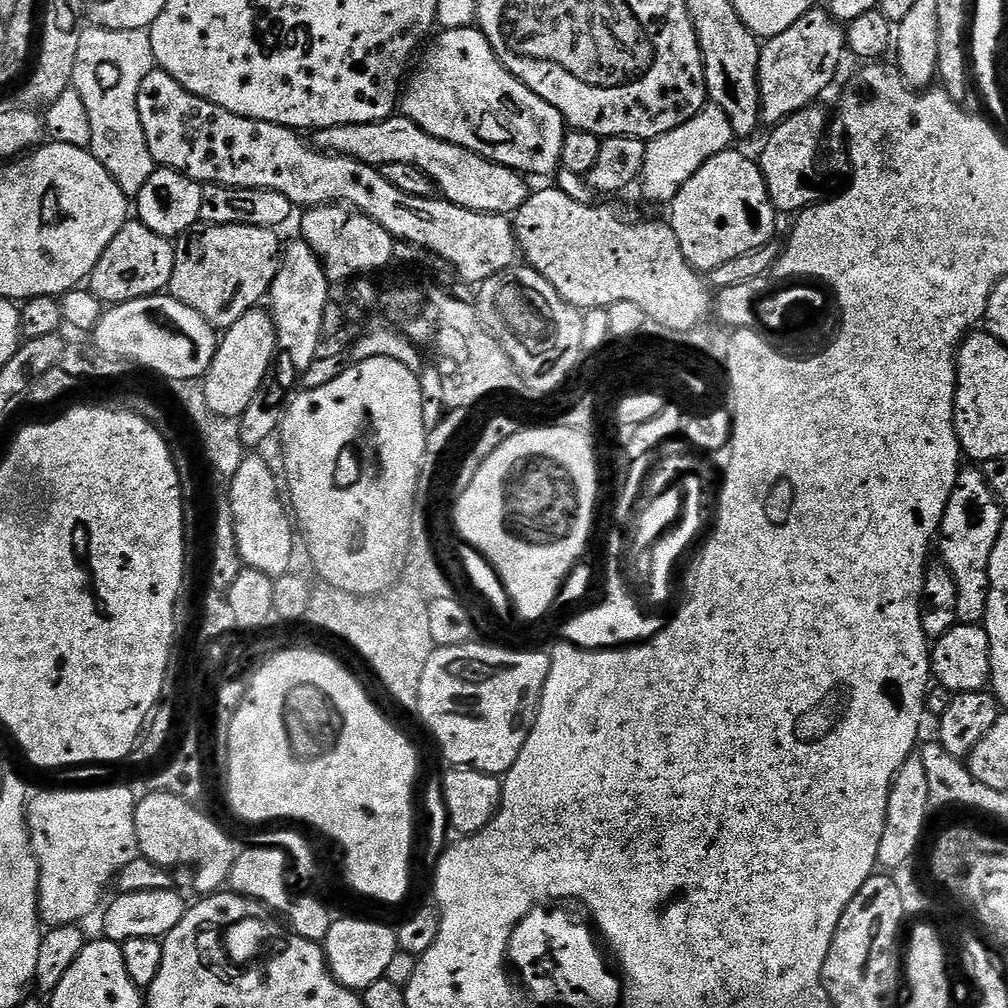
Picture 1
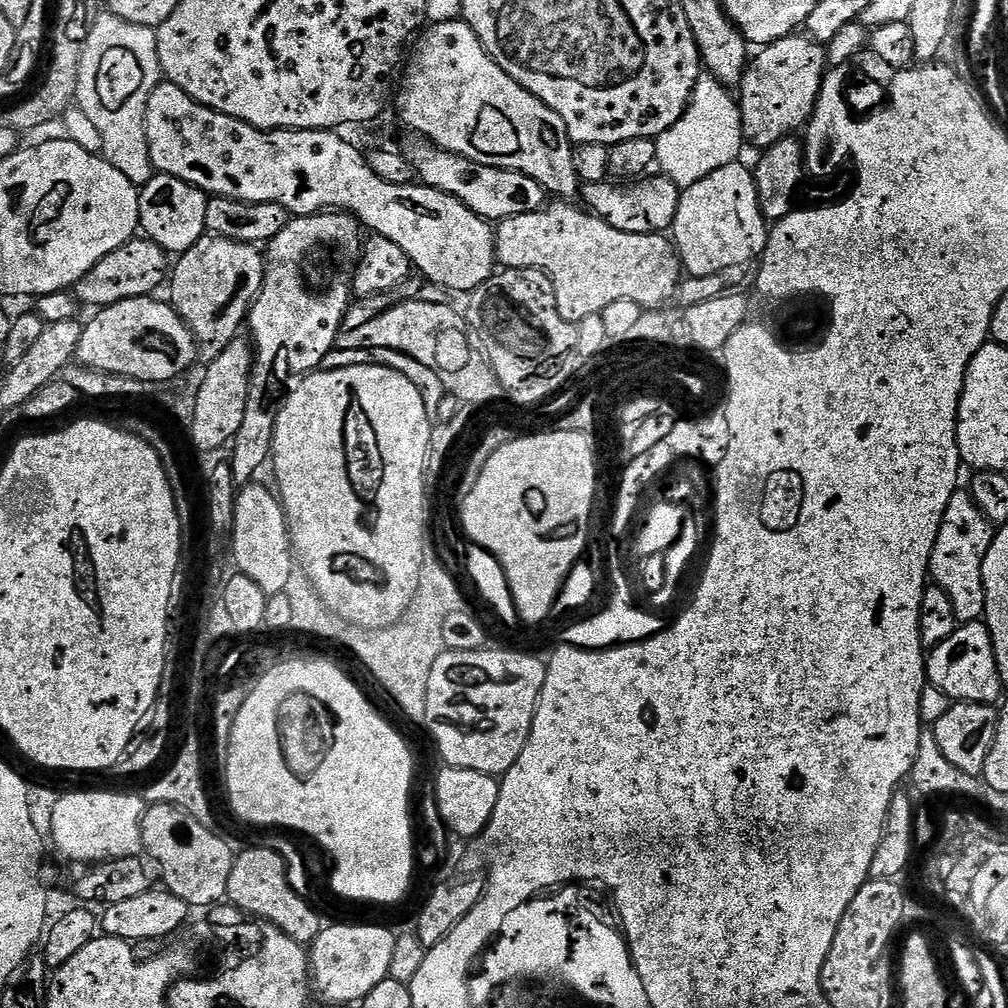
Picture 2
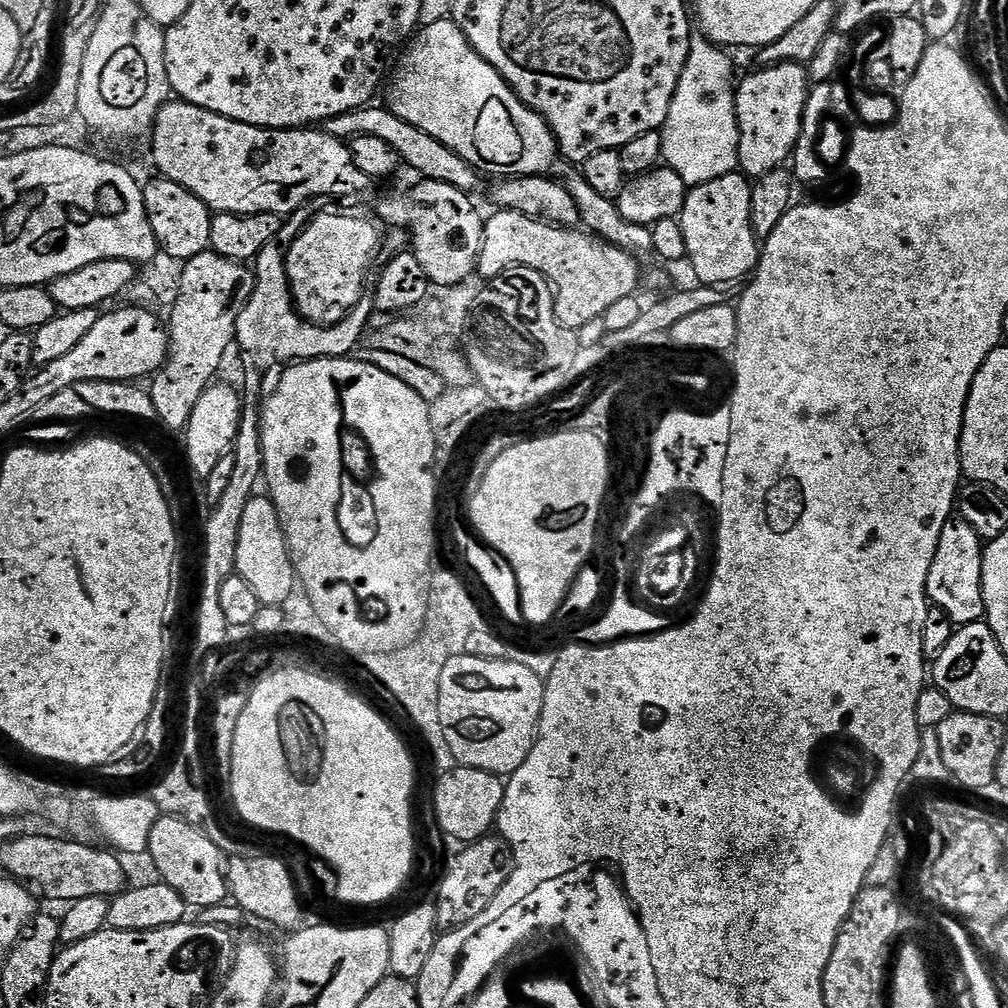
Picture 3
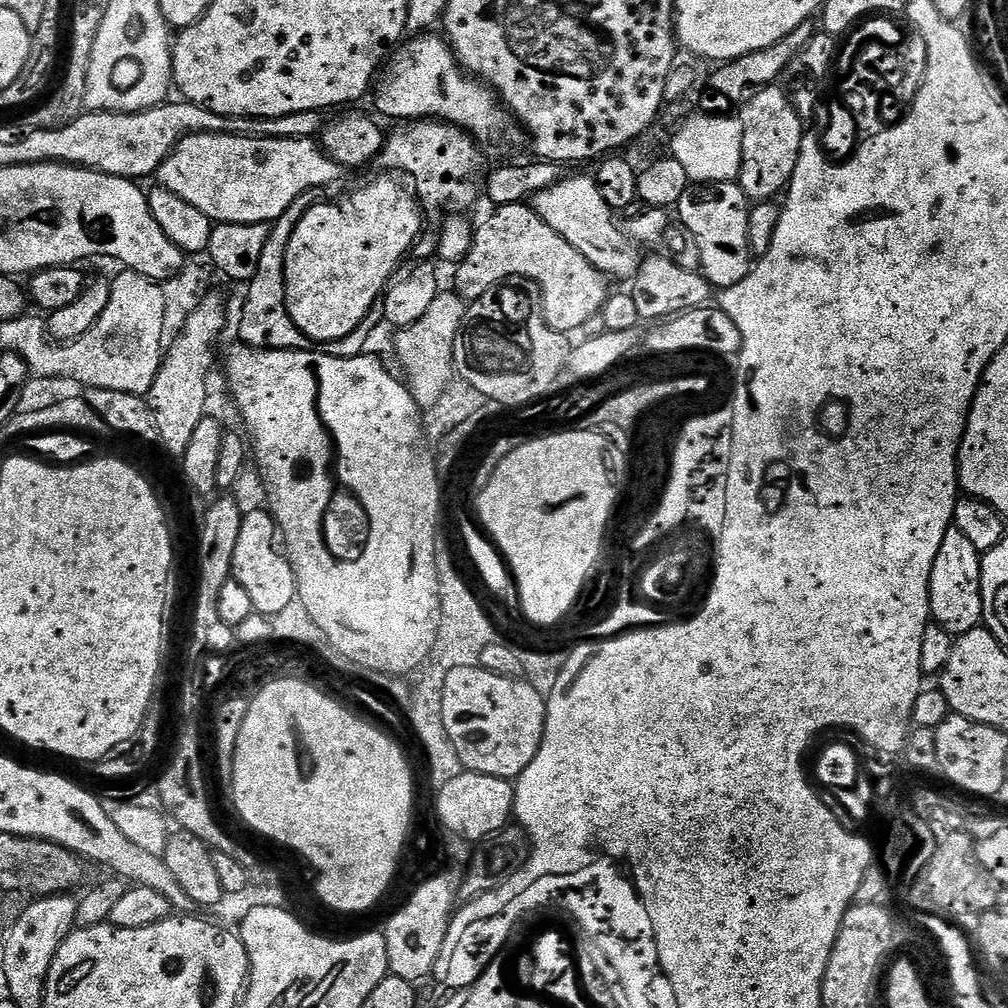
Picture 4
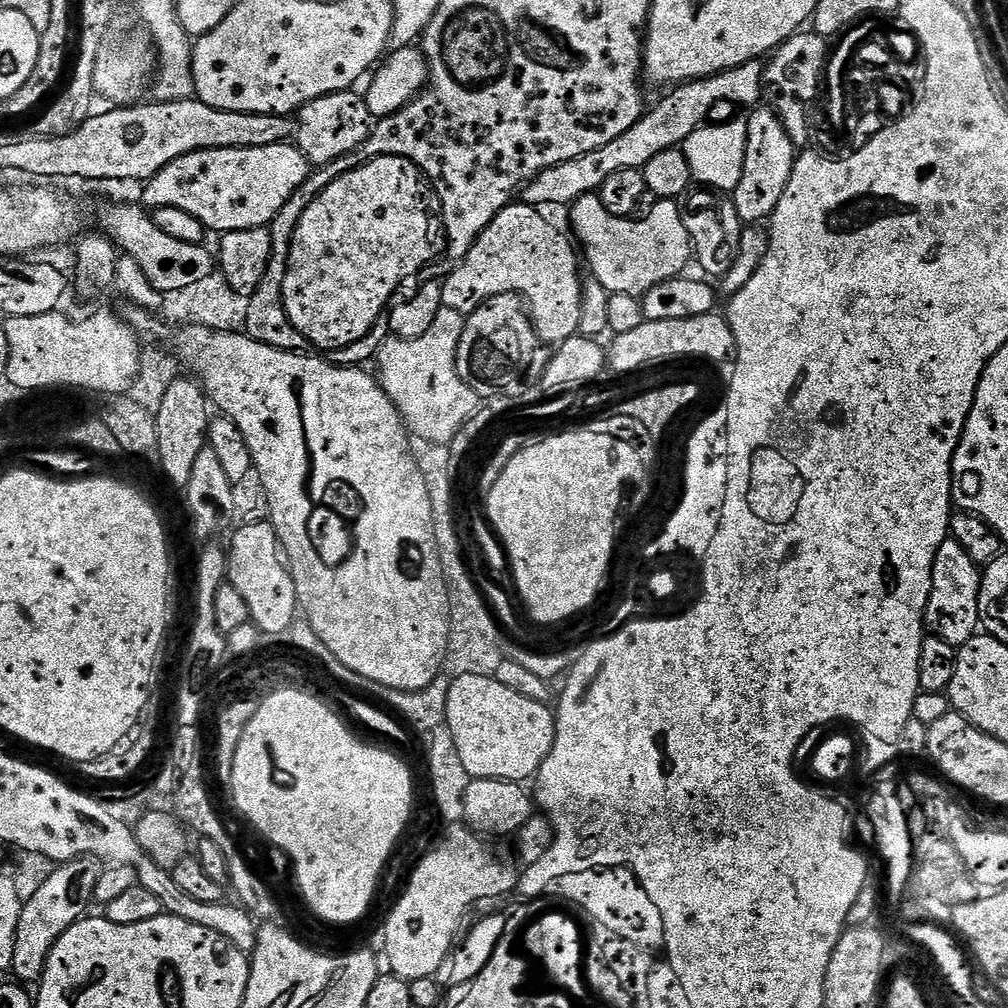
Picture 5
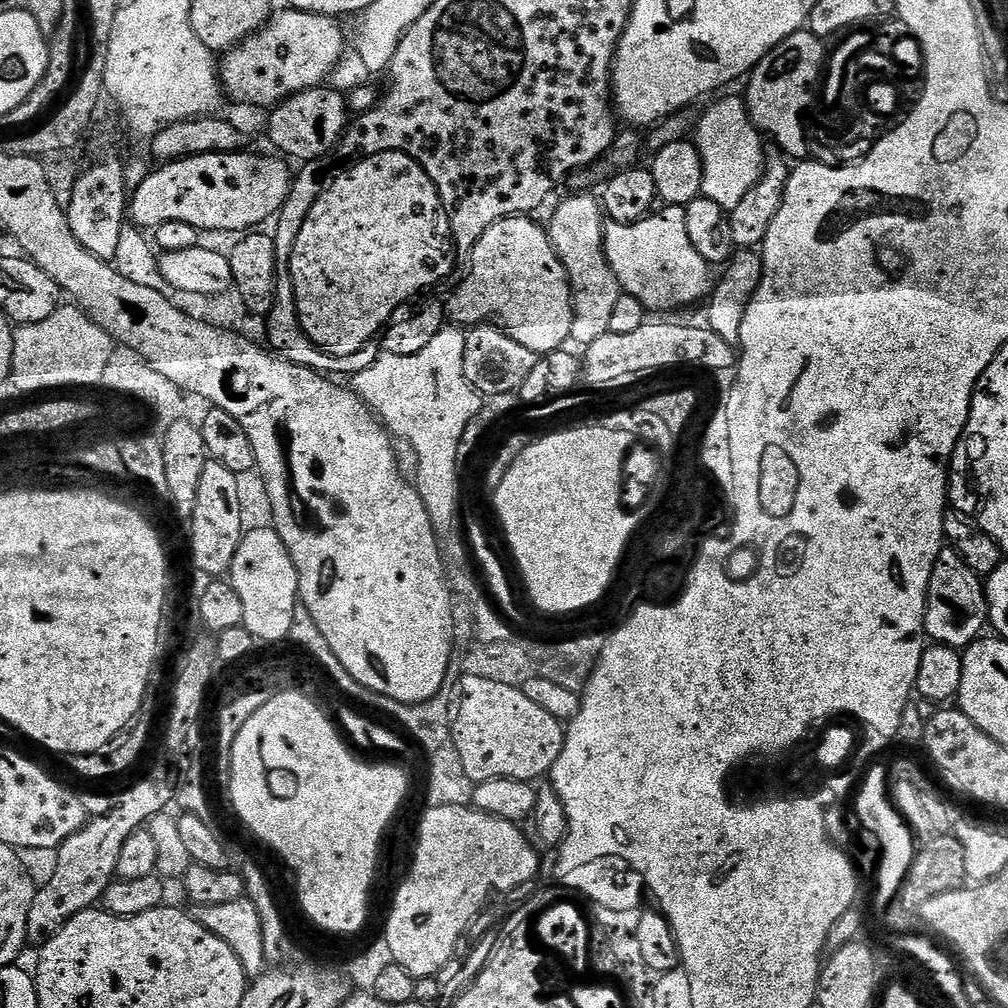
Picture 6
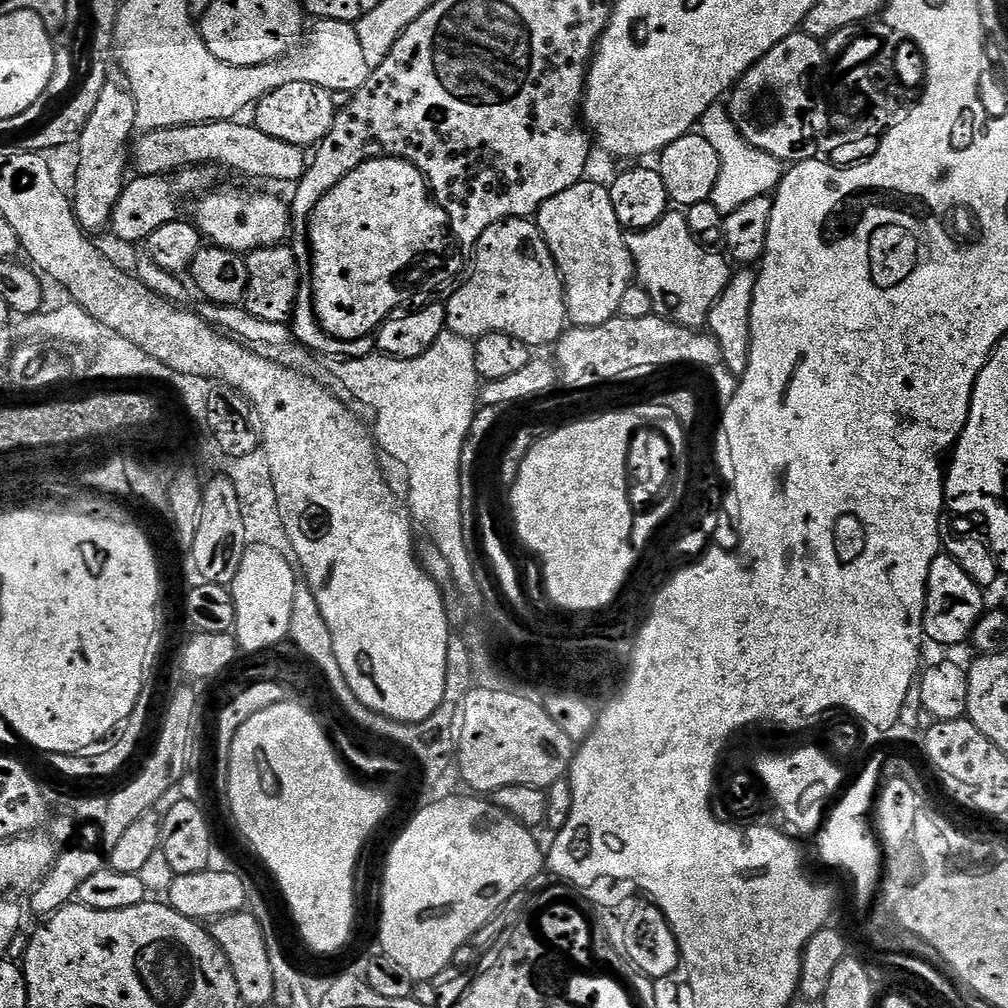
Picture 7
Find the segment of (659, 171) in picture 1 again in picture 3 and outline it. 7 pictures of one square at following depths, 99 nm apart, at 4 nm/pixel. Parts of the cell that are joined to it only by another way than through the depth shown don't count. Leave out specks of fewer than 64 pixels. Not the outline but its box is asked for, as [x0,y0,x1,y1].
[659,35,740,186]

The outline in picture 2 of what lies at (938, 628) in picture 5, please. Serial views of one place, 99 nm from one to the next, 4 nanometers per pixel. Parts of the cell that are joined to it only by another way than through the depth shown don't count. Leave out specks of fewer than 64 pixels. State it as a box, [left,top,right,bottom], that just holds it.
[928,490,994,624]

